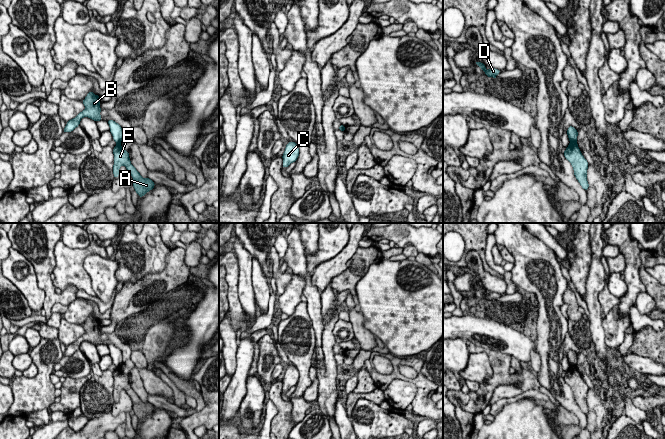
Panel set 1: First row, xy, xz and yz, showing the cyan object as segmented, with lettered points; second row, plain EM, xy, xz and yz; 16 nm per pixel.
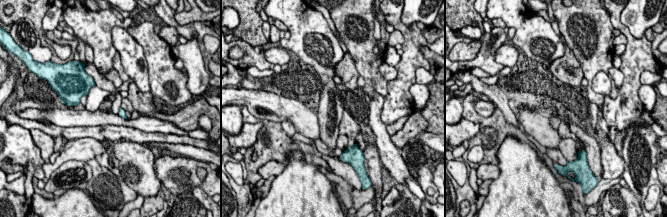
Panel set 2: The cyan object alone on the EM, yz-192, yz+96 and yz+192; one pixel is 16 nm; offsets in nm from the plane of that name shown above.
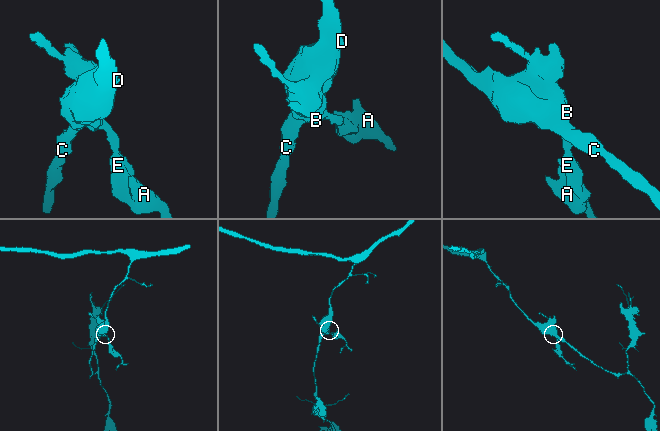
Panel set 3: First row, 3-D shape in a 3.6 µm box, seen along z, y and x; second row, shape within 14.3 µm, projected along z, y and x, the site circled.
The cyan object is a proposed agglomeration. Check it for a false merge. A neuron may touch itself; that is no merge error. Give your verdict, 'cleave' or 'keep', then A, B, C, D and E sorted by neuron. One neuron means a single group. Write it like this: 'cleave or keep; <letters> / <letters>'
cleave; A E / B C D

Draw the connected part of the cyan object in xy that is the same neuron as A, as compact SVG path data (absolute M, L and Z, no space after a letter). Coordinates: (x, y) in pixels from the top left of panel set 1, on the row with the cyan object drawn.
M121 141L116 143L116 146L113 148L114 154L114 165L113 165L113 174L114 178L118 178L119 169L121 166L125 166L133 178L133 187L135 192L139 197L143 197L147 192L152 190L155 186L155 183L149 178L143 178L136 168L131 164L129 153L127 150L124 150L121 146Z

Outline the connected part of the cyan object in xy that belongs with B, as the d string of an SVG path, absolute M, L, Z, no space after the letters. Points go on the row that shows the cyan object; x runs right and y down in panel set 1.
M90 91L82 103L85 106L85 109L80 112L75 118L69 120L66 123L63 132L72 132L76 127L79 126L80 121L84 117L88 117L94 121L102 120L100 112L102 111L100 108L100 96L95 95L92 91Z

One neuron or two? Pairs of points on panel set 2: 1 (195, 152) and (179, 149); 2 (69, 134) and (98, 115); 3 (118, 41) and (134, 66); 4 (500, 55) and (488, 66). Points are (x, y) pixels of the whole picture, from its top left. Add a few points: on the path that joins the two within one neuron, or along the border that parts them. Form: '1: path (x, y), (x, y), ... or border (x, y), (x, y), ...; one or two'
1: path (191, 151), (183, 149); one
2: border (58, 125), (106, 125); two
3: path (124, 47), (132, 55), (133, 60); one
4: border (503, 43), (497, 49), (494, 59), (504, 66); two

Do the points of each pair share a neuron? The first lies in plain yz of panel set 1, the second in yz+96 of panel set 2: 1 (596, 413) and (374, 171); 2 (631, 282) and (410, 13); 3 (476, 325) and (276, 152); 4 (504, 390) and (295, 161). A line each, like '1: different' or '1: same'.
1: same
2: different
3: different
4: different

